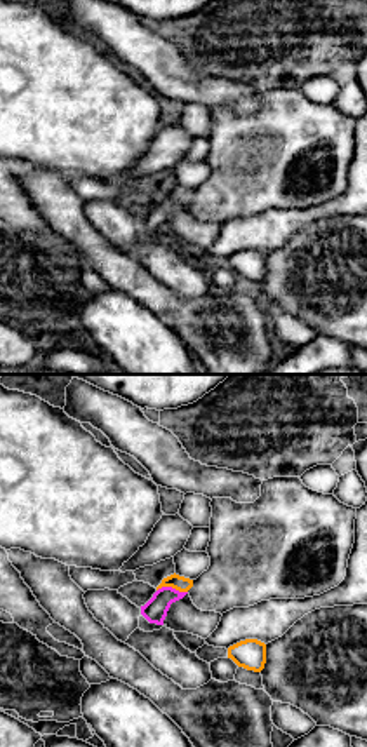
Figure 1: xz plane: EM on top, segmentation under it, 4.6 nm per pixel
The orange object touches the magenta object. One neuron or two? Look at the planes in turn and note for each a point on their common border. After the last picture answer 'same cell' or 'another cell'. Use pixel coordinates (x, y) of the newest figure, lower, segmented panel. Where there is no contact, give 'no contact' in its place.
contact (173, 587)

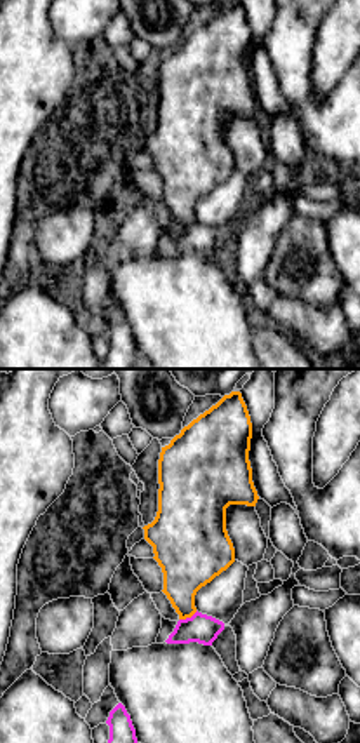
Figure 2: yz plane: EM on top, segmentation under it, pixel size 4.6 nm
contact (188, 616)

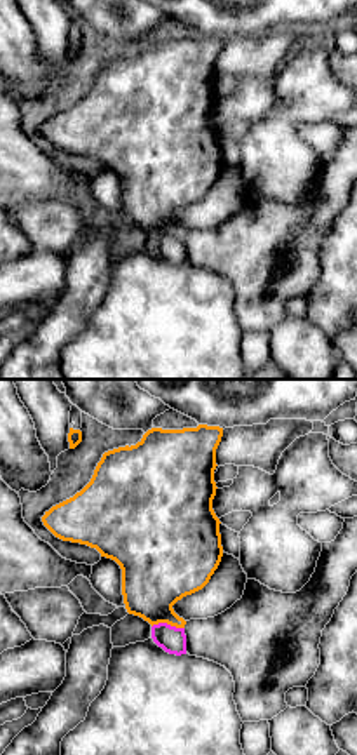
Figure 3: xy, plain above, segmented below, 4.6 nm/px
contact (168, 623)

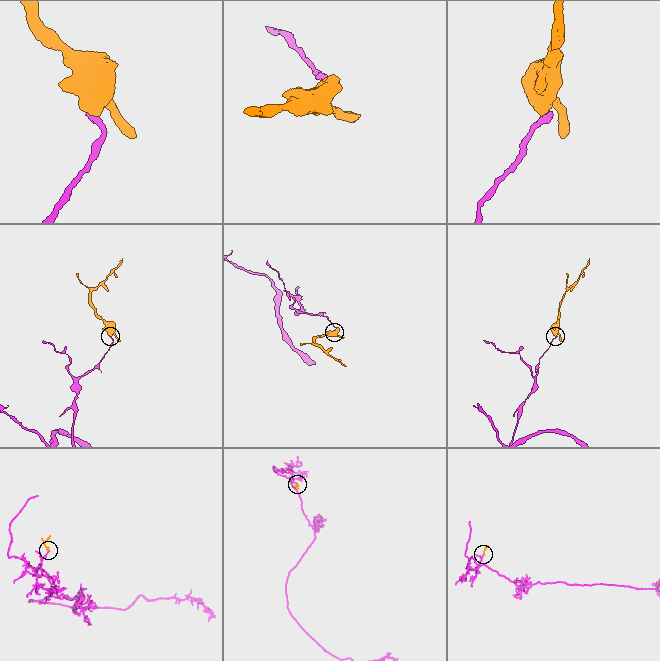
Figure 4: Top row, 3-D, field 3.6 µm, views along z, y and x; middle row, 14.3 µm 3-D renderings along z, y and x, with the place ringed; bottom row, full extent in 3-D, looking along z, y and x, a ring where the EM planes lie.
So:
another cell

